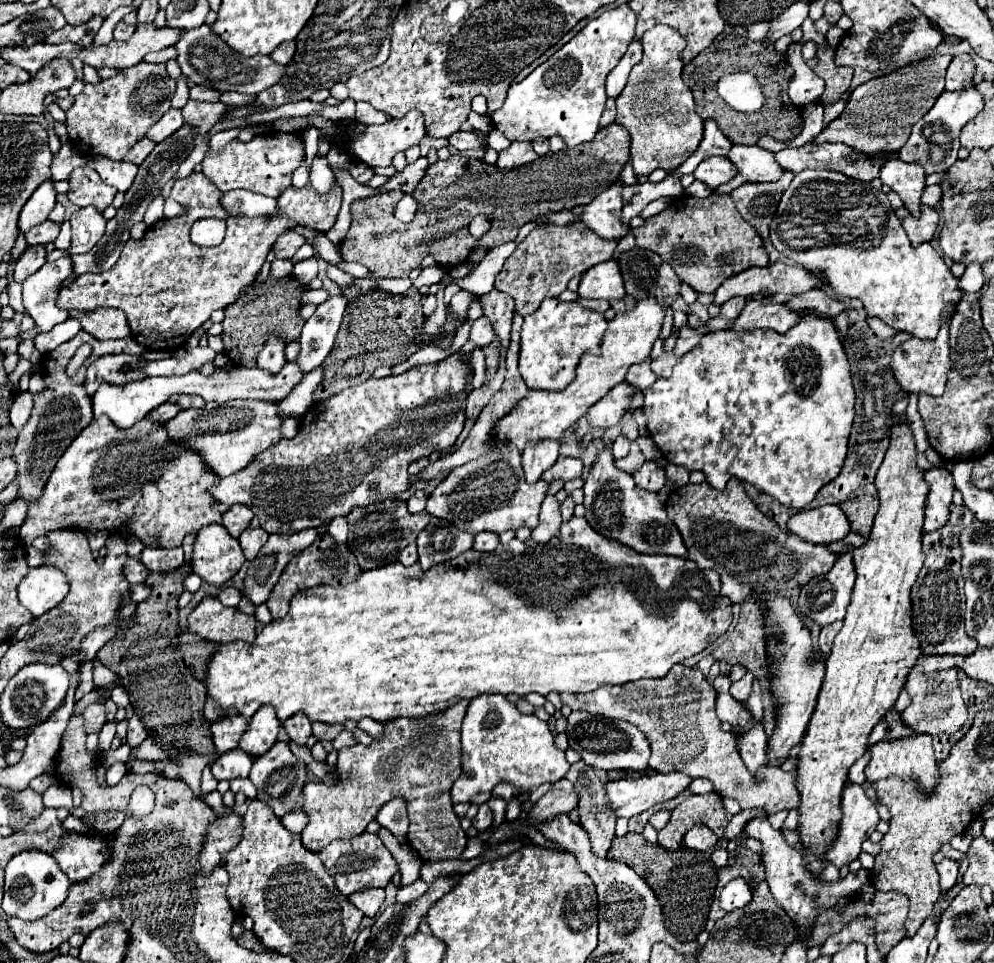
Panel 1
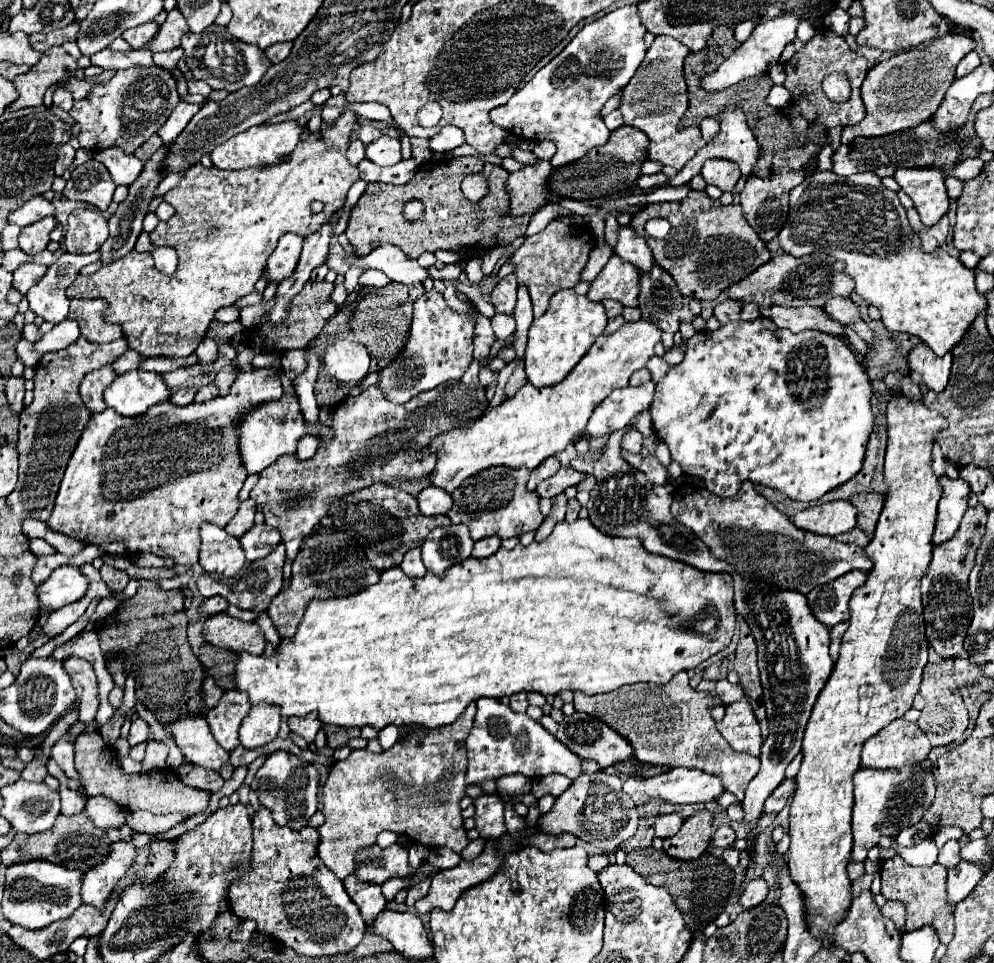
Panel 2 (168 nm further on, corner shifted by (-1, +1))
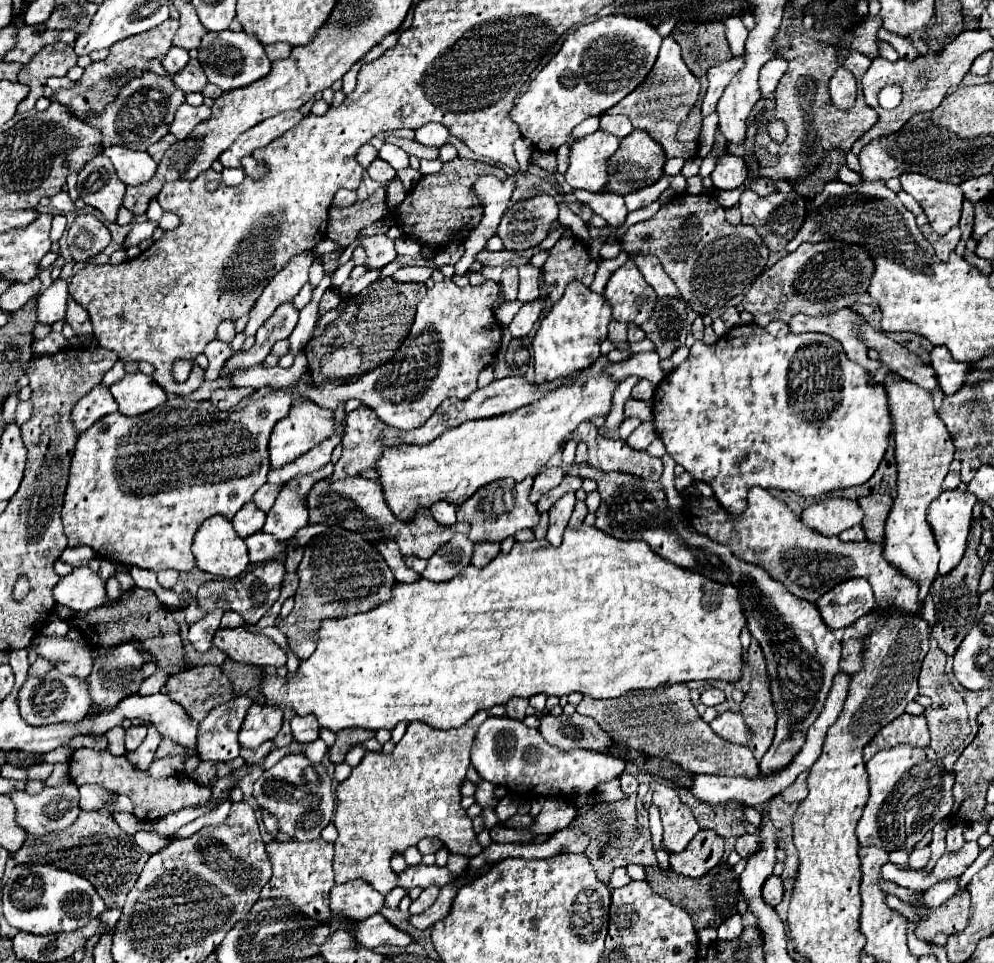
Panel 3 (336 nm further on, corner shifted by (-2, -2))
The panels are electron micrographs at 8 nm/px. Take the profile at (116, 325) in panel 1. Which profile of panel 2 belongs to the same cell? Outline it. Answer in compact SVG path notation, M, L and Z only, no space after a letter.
M70 300L68 318L80 324L80 332L90 342L114 342L124 338L120 324L106 320L108 302L106 300Z

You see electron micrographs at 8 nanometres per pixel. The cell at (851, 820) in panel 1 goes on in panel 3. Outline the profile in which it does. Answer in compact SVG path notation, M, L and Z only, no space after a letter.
M897 745L879 751L867 761L867 773L871 783L871 797L865 805L863 817L857 825L857 837L861 845L873 845L881 847L885 851L907 851L911 853L915 845L923 839L927 831L935 827L935 823L949 817L953 809L953 783L955 777L943 767L943 761L937 757L937 753L931 747L911 747L911 745Z

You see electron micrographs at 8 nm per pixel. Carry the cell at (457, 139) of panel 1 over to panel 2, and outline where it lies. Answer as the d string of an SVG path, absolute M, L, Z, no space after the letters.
M444 126L432 140L430 140L430 148L432 152L448 152L454 150L456 146L462 146L464 140L464 132L456 126Z

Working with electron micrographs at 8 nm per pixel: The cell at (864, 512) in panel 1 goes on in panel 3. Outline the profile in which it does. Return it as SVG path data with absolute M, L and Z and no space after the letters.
M867 495L857 501L865 511L863 529L869 541L883 543L885 539L885 519L893 507L893 499L889 495Z

